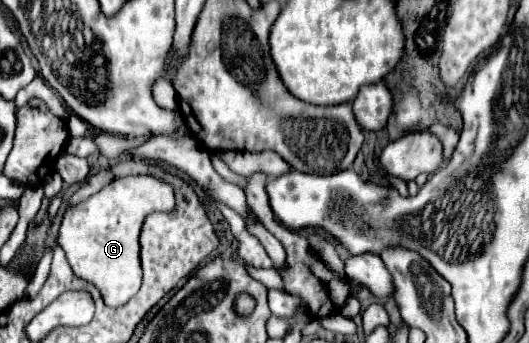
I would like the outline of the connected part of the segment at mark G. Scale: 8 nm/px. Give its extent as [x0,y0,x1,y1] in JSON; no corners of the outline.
[56,175,176,307]

